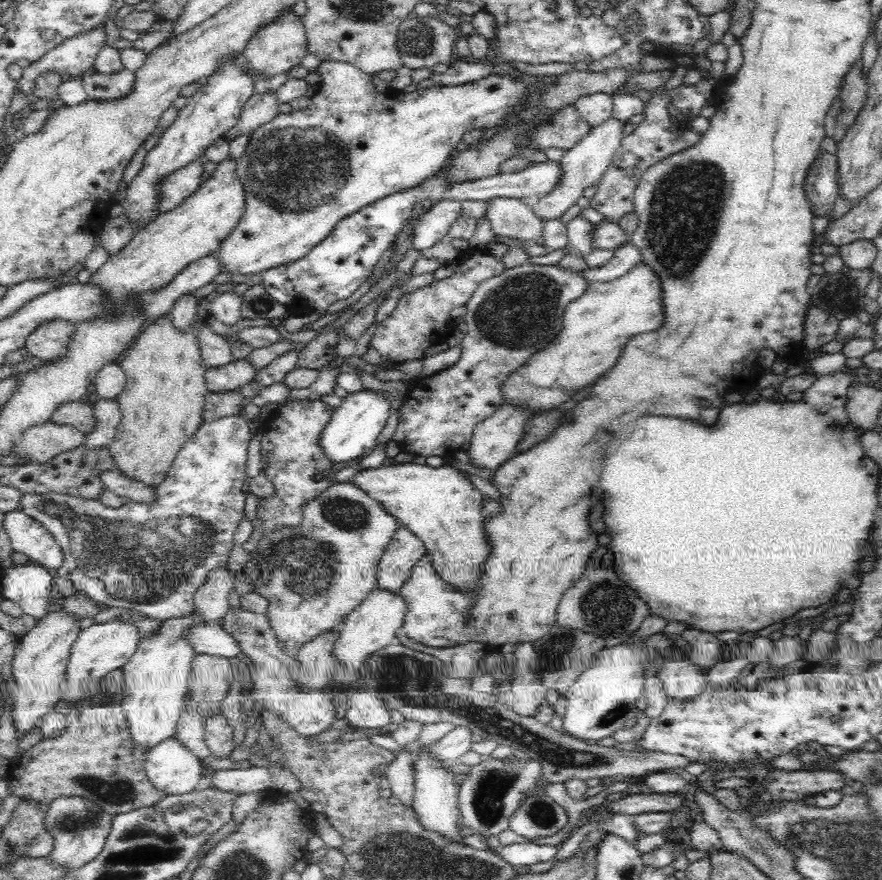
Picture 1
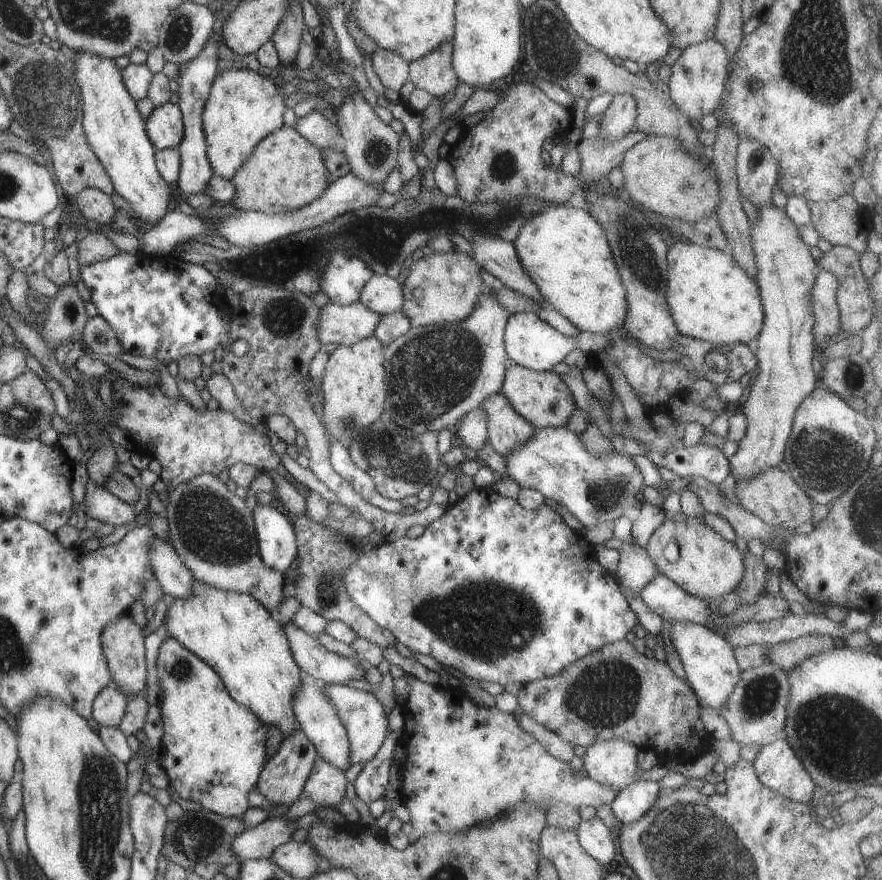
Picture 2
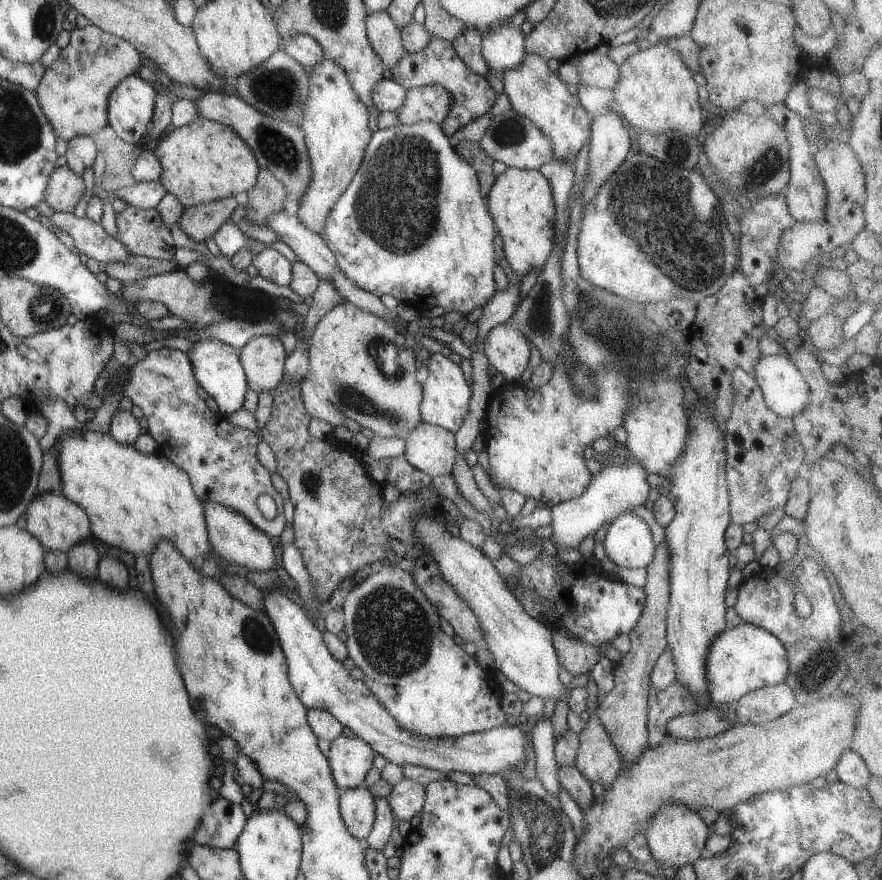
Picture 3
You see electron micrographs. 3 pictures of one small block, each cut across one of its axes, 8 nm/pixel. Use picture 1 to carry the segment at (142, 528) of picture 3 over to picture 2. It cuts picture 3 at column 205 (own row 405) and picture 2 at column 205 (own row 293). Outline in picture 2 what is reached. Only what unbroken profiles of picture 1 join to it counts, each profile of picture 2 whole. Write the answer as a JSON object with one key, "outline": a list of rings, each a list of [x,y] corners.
{"outline":[[[199,580],[191,582],[191,594],[187,598],[166,597],[167,610],[163,616],[163,625],[169,637],[173,637],[183,648],[198,656],[221,679],[231,700],[247,708],[265,728],[273,726],[281,730],[283,738],[291,736],[293,730],[299,730],[298,723],[291,708],[293,694],[301,684],[299,668],[291,656],[289,642],[283,627],[271,613],[247,592],[233,592],[233,590],[219,590],[207,586]]]}

